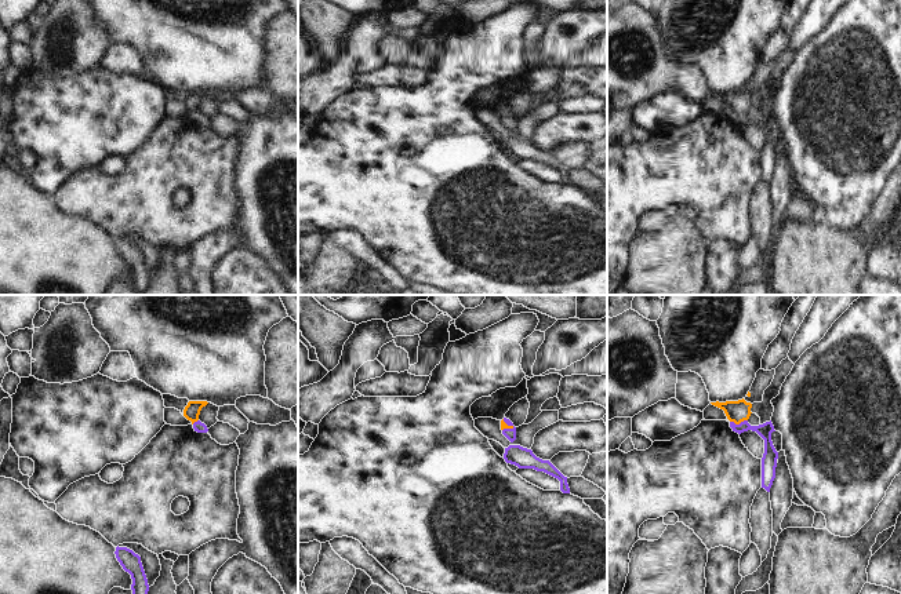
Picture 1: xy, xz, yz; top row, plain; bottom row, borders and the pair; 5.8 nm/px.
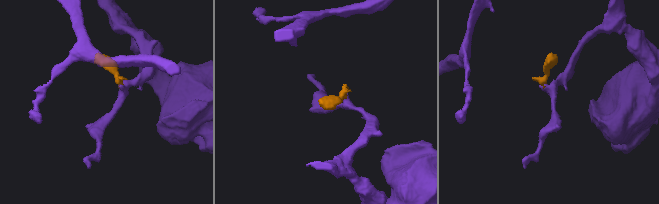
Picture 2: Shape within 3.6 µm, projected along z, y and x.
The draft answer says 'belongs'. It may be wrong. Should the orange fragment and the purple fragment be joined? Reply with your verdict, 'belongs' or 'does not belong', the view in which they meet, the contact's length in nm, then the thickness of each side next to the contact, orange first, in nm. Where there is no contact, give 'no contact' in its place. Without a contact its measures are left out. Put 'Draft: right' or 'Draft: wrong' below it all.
belongs; contact in yz; length 110 nm; calibres 130 and 90 nm
Draft: right

